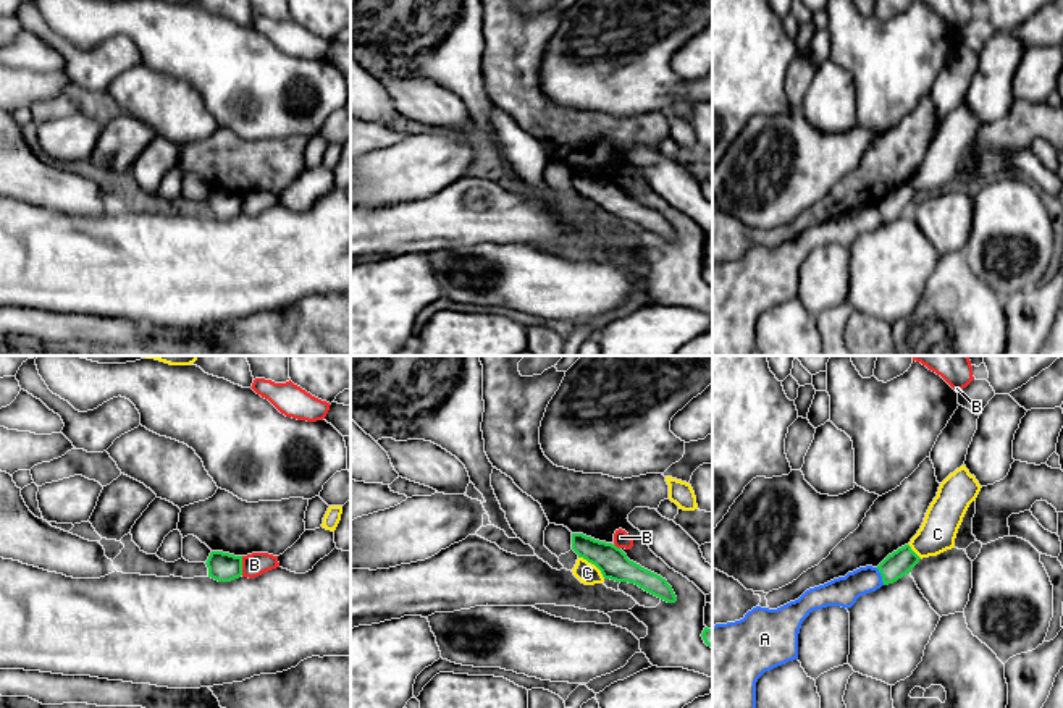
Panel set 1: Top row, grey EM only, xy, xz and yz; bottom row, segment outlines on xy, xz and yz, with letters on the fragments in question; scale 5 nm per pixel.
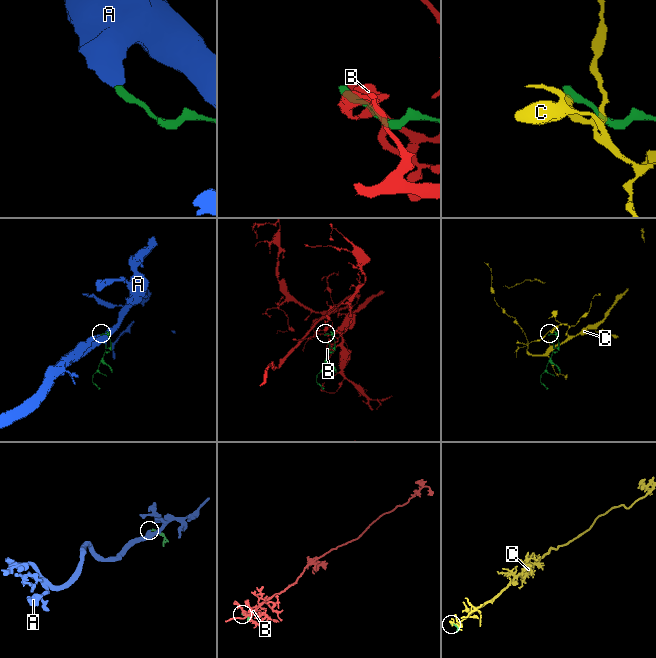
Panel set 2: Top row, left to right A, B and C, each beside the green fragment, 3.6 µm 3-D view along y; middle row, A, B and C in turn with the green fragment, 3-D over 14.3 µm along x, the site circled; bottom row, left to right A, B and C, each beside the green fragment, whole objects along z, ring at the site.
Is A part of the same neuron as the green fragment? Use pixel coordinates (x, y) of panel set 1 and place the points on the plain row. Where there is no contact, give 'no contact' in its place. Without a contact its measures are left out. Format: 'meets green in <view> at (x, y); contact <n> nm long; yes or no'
meets green in yz at (881, 212); contact 100 nm long; no

